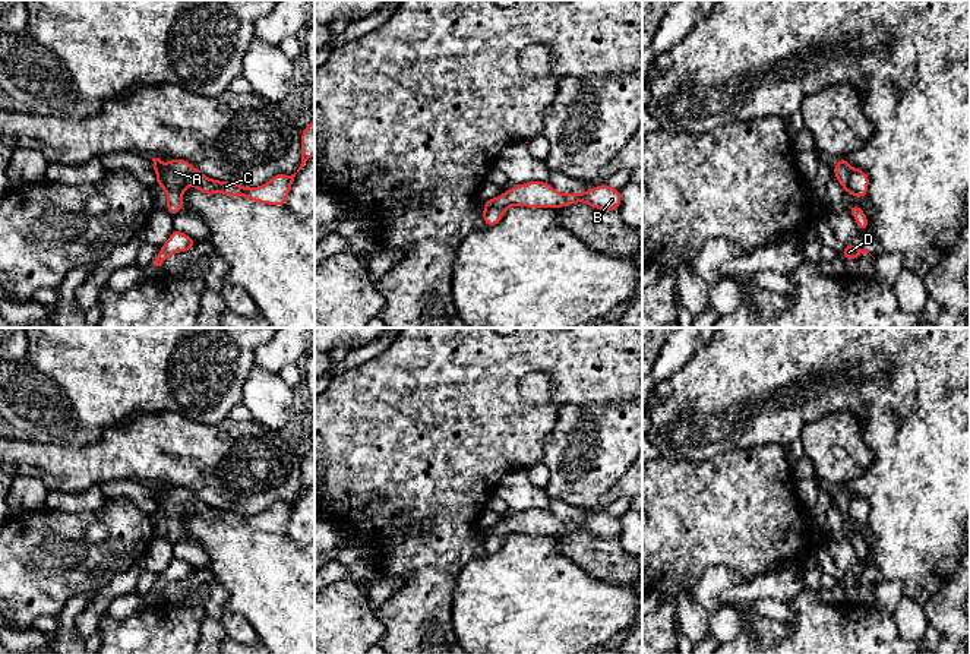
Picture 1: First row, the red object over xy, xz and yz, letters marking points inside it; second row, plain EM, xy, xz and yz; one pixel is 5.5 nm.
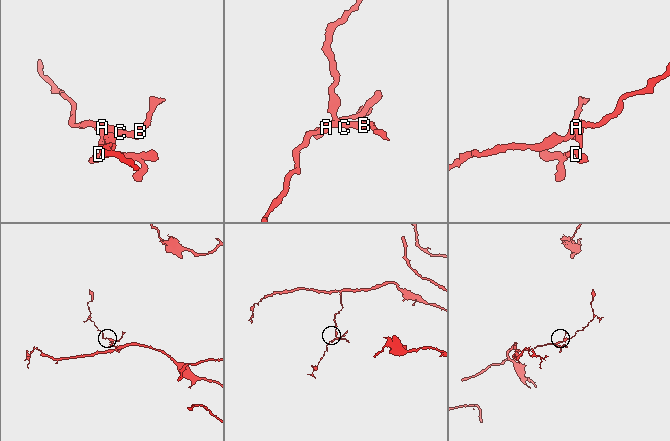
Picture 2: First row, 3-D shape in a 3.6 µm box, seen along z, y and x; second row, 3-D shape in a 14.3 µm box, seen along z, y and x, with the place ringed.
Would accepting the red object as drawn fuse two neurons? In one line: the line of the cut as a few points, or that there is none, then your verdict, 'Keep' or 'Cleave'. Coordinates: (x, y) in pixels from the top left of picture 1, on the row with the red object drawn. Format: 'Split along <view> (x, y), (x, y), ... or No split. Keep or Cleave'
Split along yz (850, 167), (850, 182), (846, 190). Cleave

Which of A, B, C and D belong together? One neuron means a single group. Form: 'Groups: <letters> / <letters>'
Groups: A B C / D

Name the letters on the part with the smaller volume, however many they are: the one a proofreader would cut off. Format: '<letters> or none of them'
D

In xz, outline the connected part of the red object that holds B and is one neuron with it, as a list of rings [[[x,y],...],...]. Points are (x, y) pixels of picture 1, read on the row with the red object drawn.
[[[528,181],[508,189],[495,199],[484,200],[484,206],[508,209],[511,206],[527,208],[563,208],[572,203],[585,202],[598,211],[614,211],[622,203],[620,190],[606,184],[595,186],[581,193],[559,193],[547,181]]]

